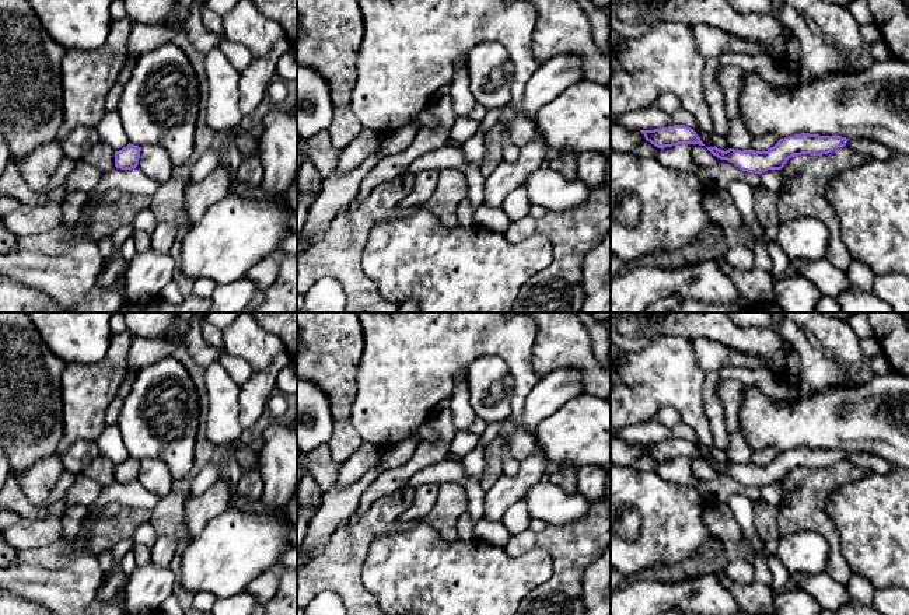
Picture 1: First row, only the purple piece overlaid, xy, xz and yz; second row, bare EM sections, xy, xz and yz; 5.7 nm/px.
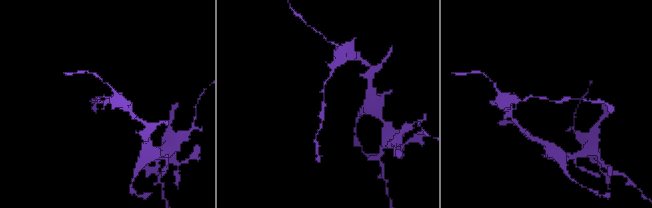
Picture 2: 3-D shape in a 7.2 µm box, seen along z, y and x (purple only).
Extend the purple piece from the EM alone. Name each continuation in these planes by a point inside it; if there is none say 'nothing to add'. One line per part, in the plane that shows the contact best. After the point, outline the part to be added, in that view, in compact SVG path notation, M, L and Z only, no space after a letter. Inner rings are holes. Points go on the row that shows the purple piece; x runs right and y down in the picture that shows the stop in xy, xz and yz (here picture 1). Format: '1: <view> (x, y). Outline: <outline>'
nothing to add

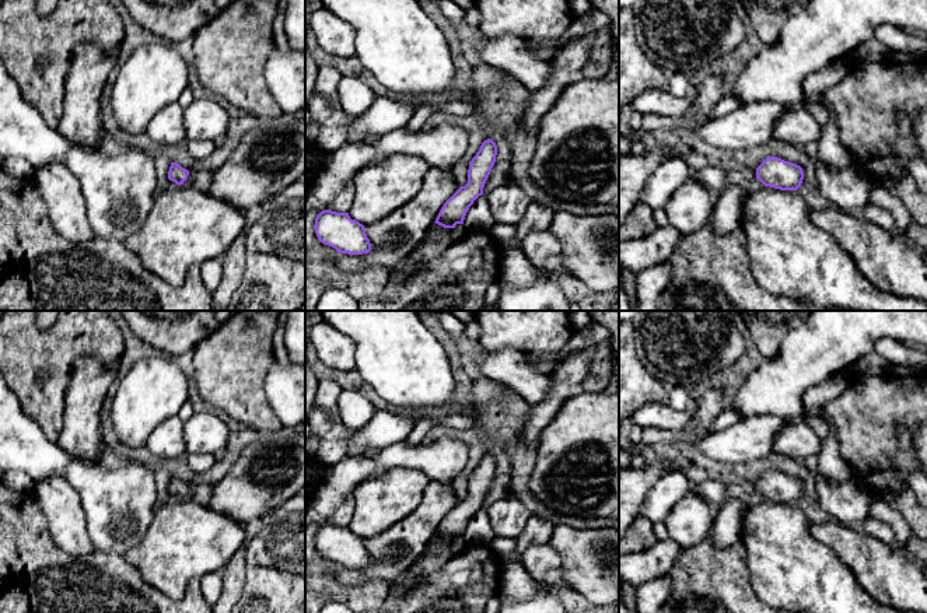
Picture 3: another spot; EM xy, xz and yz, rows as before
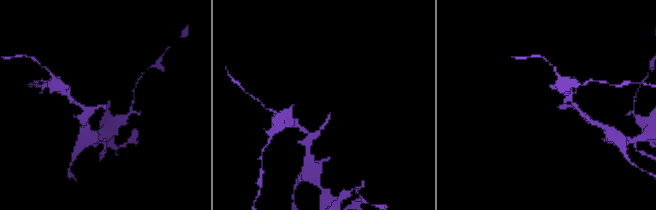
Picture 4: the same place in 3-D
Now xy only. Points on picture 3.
1: xy (198, 179). Outline: M189 171L188 179L183 185L190 186L193 189L207 192L211 183L213 172L211 171Z

